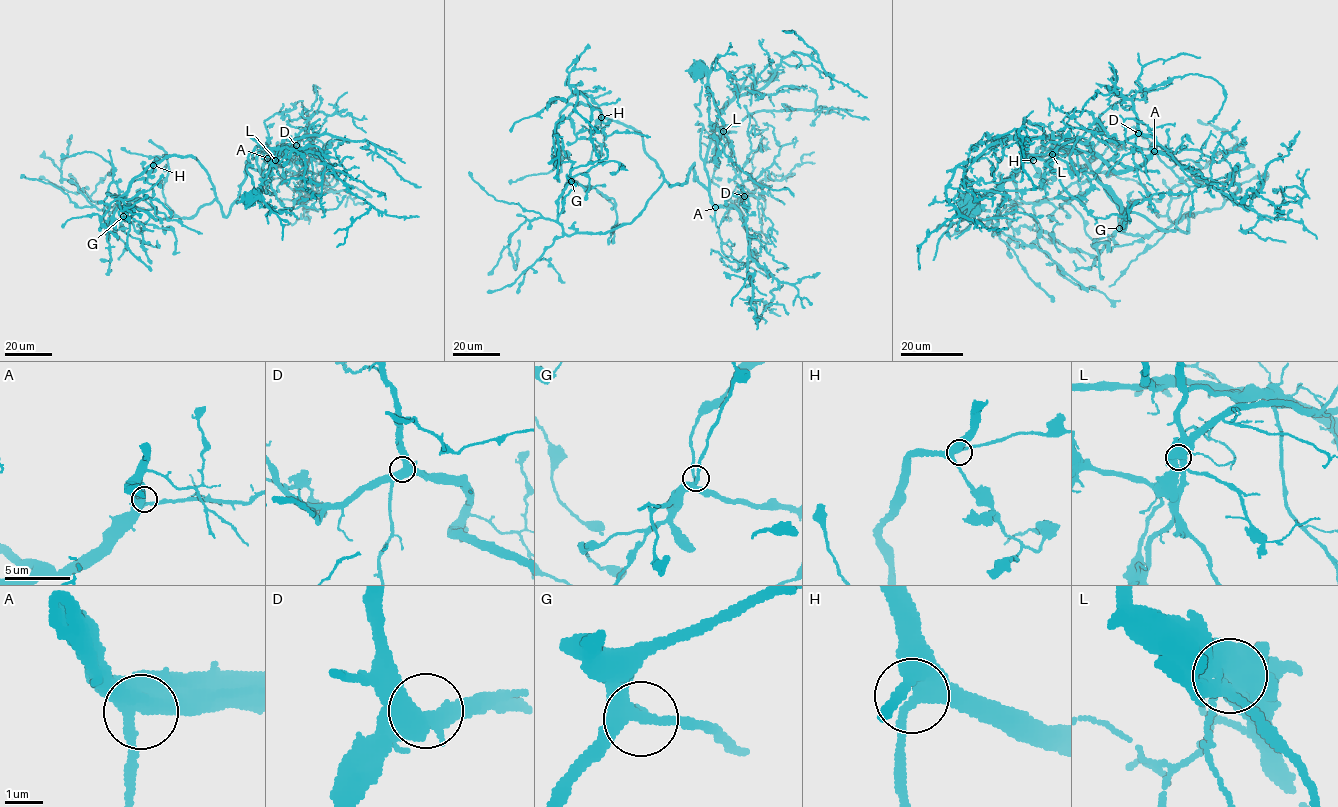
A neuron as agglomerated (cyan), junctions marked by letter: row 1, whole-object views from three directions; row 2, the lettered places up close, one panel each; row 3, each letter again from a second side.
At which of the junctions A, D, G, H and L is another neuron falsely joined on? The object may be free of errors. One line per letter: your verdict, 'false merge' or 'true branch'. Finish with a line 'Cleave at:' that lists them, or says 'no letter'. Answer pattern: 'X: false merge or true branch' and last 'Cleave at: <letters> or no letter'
A: true branch
D: true branch
G: true branch
H: true branch
L: false merge
Cleave at: L

